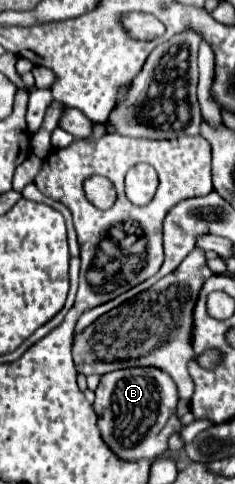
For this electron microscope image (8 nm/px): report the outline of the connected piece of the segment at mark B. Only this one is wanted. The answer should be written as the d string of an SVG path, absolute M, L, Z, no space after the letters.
M132 366L100 376L94 410L104 442L126 460L154 460L168 450L168 438L182 428L176 418L178 390L172 378L154 366Z

